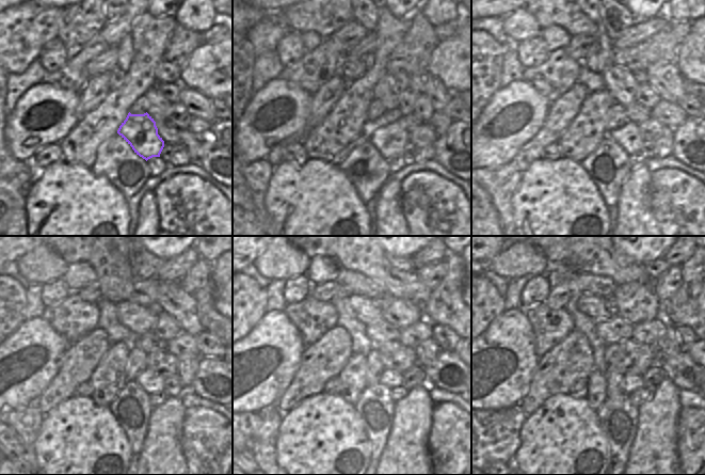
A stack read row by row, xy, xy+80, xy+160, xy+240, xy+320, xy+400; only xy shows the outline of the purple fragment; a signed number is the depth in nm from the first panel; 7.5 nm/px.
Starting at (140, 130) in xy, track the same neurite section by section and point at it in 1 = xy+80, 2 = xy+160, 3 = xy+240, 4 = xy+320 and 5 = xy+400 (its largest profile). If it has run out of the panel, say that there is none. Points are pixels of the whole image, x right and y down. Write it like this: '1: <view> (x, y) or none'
1: xy+80 (386, 133)
2: xy+160 (627, 137)
3: xy+240 (149, 380)
4: xy+320 (390, 379)
5: xy+400 (630, 383)

